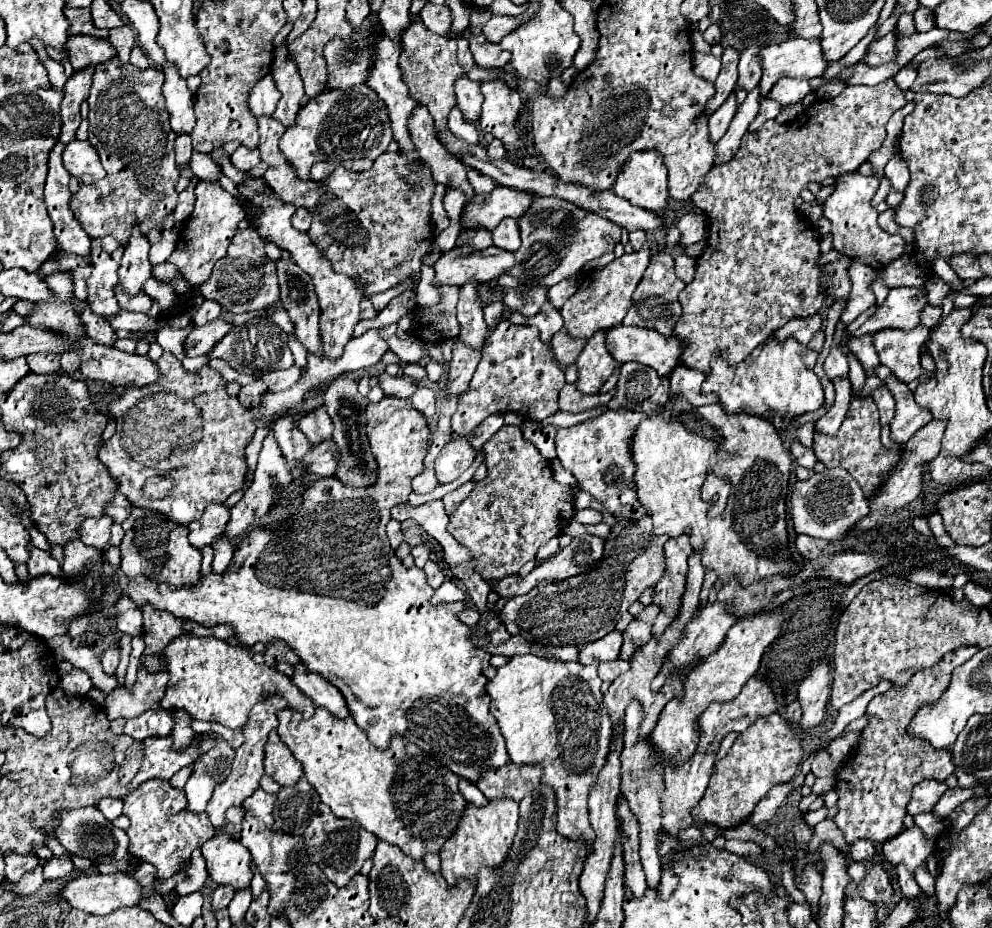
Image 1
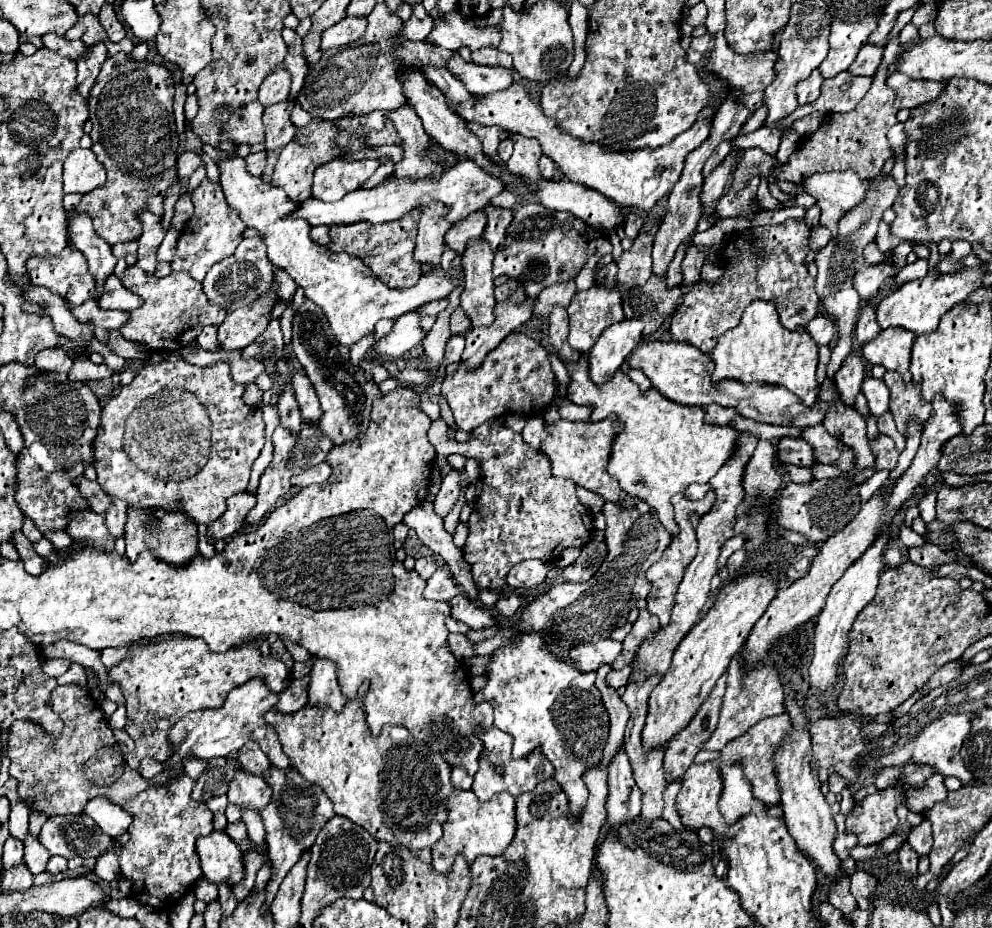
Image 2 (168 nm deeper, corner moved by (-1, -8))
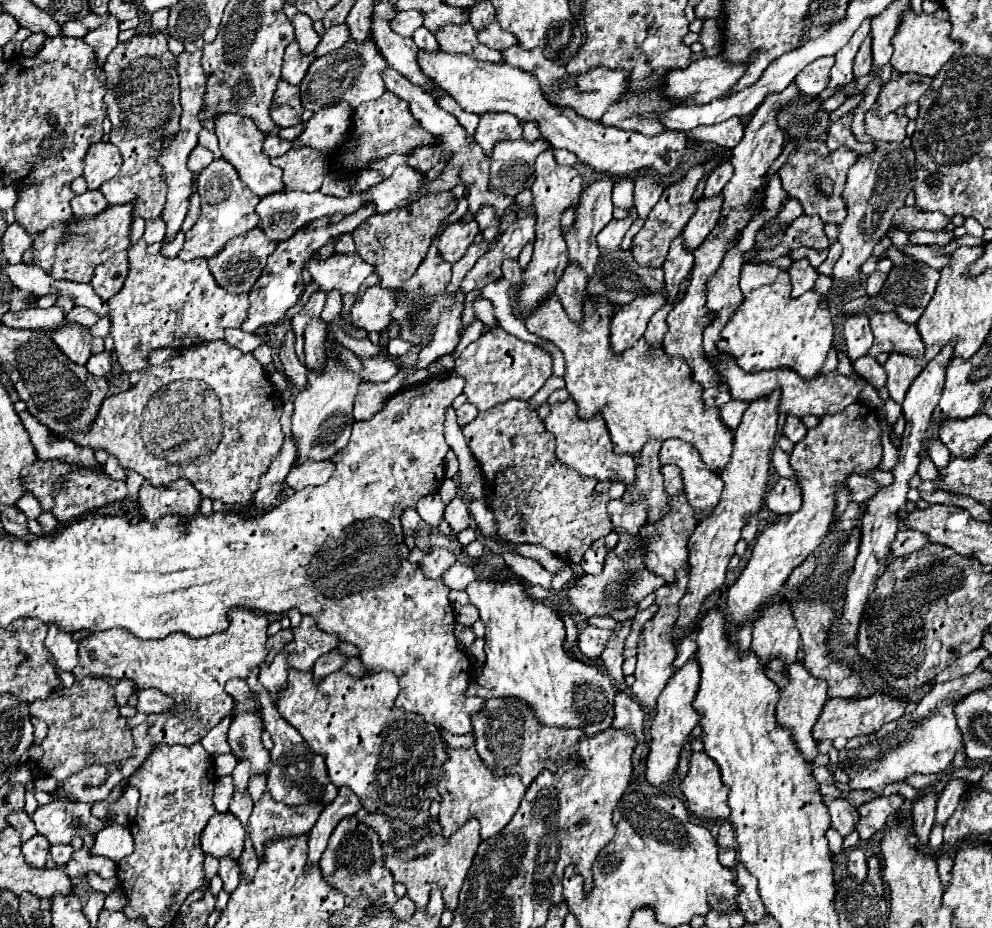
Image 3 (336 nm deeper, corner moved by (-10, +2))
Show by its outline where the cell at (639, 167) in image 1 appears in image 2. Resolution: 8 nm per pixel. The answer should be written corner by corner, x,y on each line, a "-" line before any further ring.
513,84
511,88
495,94
487,94
481,98
469,98
469,102
459,106
459,116
477,122
483,126
499,126
503,130
511,130
523,136
537,138
541,142
543,152
557,162
561,172
571,180
579,182
583,186
589,186
593,190
599,190
603,196
611,198
615,204
623,208
633,208
633,210
643,210
649,212
651,208
657,206
657,202
667,196
675,182
679,180
679,174
683,170
683,162
691,150
695,150
711,130
711,122
717,110
717,102
705,106
705,110
699,114
697,122
679,134
669,146
657,148
657,150
633,150
633,152
609,152
603,150
601,146
595,144
585,144
573,136
561,134
557,130
557,124
551,118
543,116
543,110
529,100
527,90
521,84

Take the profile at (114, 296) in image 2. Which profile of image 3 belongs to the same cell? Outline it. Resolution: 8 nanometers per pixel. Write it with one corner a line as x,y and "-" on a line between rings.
118,252
116,256
112,256
112,260
106,260
104,264
100,264
100,268
96,268
90,284
92,284
94,292
104,302
108,302
124,286
126,272
128,272
126,252

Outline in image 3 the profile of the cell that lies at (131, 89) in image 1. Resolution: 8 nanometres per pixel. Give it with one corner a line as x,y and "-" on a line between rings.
162,32
138,34
128,42
118,44
104,64
108,74
108,92
104,104
108,118
112,120
110,142
122,152
124,164
116,178
106,182
100,192
108,204
136,204
134,218
154,220
162,214
166,200
164,170
156,162
164,140
178,130
180,100
178,100
178,76
176,56
168,50
166,36

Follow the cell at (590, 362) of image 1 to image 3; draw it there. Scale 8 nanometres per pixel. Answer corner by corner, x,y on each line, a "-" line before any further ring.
662,292
638,296
626,306
620,306
612,318
612,348
616,352
624,352
634,346
646,332
648,320
666,304
666,296

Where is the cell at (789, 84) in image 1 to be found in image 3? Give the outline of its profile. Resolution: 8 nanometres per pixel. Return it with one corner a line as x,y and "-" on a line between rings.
834,56
818,58
796,76
796,86
806,94
820,94
828,84
828,72
834,66

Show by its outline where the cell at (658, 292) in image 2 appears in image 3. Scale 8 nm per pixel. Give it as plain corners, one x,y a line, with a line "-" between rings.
604,250
600,254
600,264
596,264
596,272
588,280
588,294
596,296
606,296
612,304
624,306
632,302
638,294
650,294
650,292
664,292
664,272
662,268
652,268
652,266
640,266
636,264
634,256
630,250

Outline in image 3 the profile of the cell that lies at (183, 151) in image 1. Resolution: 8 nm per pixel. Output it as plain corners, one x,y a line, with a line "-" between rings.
196,146
190,154
190,160
188,160
188,170
192,170
194,174
198,174
202,168
206,168
210,162
214,160
212,152
202,148
202,146

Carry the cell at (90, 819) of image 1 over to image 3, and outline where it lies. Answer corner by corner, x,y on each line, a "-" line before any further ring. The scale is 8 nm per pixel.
60,800
38,806
32,814
32,822
38,834
46,836
50,844
70,844
74,836
82,836
86,830
94,834
104,828
104,822
90,814
88,804

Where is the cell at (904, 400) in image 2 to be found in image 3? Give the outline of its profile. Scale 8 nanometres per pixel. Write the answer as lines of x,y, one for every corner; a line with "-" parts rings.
934,344
932,348
926,348
922,358
912,358
912,356
904,356
904,354
890,354
886,364
884,364
884,370
888,374
886,388
890,392
890,398
894,398
896,402
902,402
906,390
912,384
912,380
924,370
924,366
938,352
940,352
940,344

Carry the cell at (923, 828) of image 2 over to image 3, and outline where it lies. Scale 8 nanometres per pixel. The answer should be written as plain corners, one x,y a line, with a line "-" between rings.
952,778
946,788
942,790
940,798
938,798
938,808
936,808
936,822
944,824
952,812
956,810
956,804
960,802
960,796
964,792
964,788
968,788
968,780
960,780
960,778

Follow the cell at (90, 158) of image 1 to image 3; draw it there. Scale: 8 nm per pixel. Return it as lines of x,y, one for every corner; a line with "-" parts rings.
110,142
92,144
84,160
84,180
88,190
98,190
104,182
112,180
122,166
120,150

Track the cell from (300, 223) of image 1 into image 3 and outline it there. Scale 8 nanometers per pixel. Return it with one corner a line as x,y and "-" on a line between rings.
350,234
340,236
340,240
336,242
334,250
336,250
336,252
340,252
340,254
356,254
356,246
354,246
352,236
350,236

